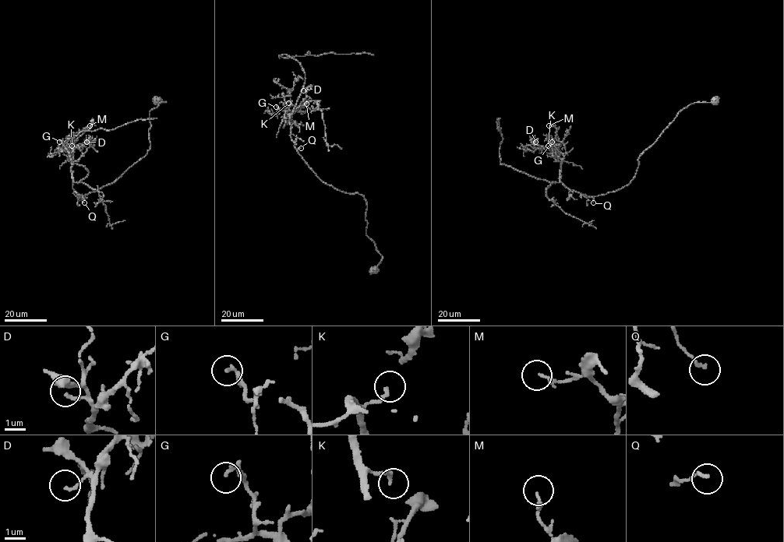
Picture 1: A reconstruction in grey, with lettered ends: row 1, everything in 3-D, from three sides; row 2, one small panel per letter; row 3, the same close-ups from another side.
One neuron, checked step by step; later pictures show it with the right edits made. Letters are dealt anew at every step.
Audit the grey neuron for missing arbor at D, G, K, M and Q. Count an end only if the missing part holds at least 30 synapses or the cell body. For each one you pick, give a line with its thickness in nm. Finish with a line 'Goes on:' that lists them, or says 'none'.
Goes on: none

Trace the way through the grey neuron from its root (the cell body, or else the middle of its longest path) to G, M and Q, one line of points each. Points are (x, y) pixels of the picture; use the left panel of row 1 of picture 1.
G: (157, 100), (165, 102), (150, 111), (147, 153), (98, 190), (80, 196), (74, 193), (68, 152), (59, 142)
M: (157, 100), (165, 102), (150, 111), (147, 153), (112, 183), (77, 196), (71, 172), (75, 142), (90, 125)
Q: (157, 100), (165, 102), (150, 111), (150, 149), (147, 153), (112, 183), (80, 196), (84, 202)

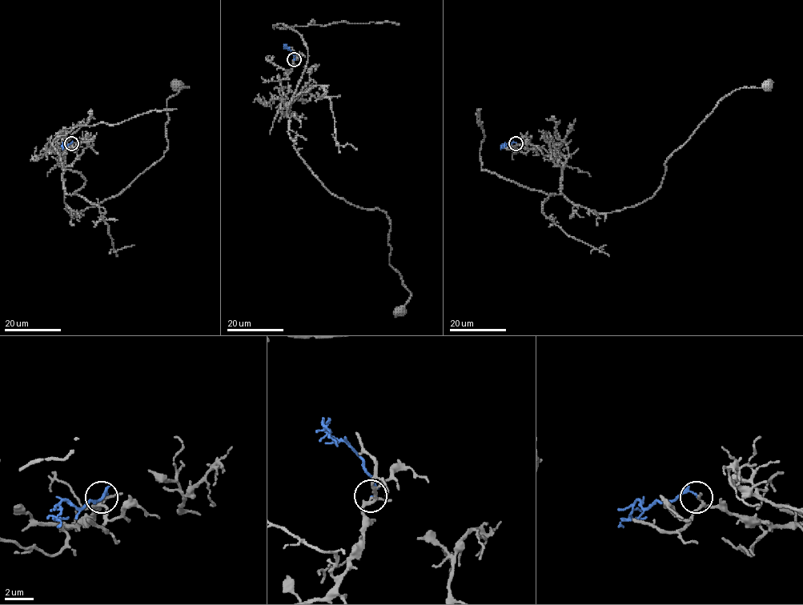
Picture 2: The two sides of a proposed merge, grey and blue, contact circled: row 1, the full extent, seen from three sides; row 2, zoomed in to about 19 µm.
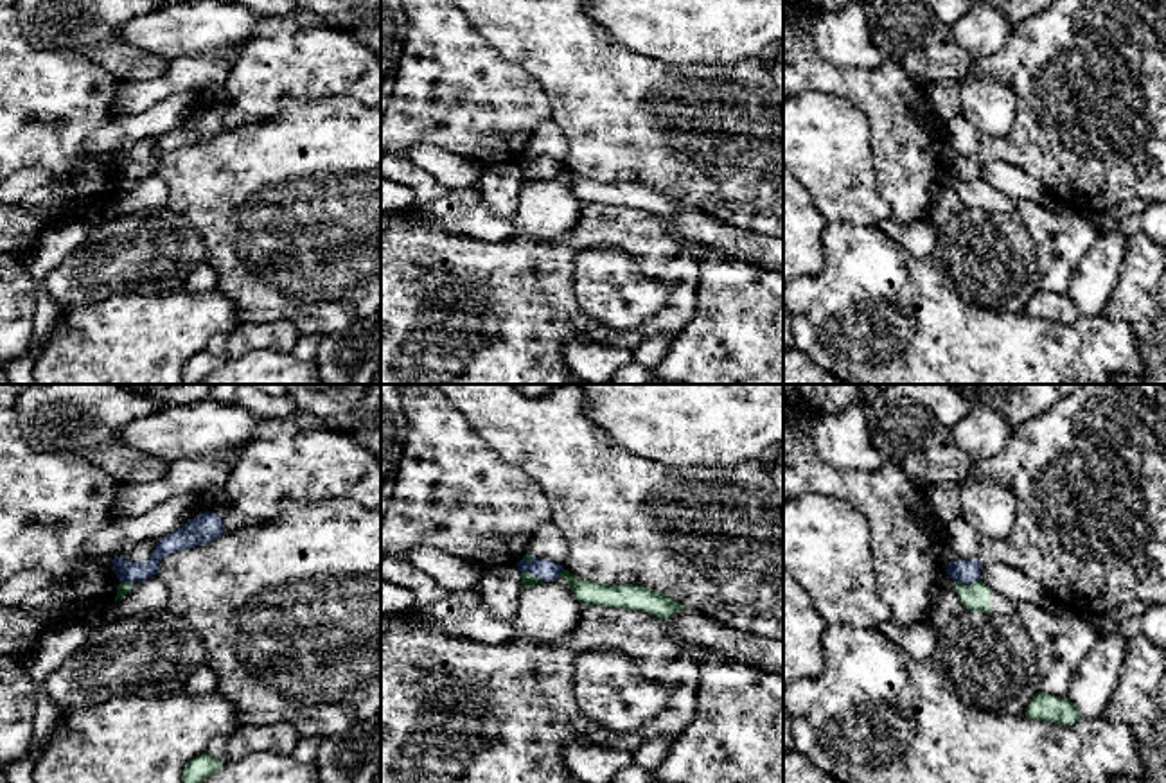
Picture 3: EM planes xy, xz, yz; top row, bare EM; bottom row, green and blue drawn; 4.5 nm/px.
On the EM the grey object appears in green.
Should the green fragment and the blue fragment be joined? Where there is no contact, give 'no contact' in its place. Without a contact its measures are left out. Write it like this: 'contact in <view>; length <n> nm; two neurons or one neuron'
contact in yz; length 110 nm; two neurons

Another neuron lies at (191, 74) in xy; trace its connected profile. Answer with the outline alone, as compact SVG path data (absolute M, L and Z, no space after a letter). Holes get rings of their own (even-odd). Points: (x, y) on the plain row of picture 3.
M183 57L169 63L167 70L149 81L120 84L113 101L117 117L135 117L178 92L203 92L212 84L223 86L232 72L228 61L216 57Z

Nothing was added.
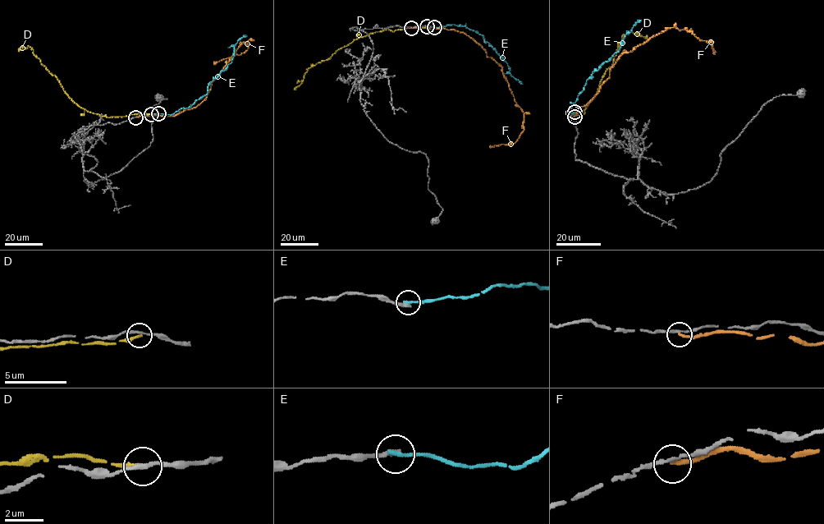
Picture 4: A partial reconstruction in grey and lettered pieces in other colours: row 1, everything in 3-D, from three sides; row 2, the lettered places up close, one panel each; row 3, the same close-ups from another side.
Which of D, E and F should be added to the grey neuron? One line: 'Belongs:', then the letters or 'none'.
Belongs: none

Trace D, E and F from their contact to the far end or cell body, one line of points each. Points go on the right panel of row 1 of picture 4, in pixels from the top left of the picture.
D: (573, 112), (579, 115), (576, 116), (593, 98), (604, 74), (612, 64), (622, 37), (633, 32), (647, 38)
E: (574, 112), (572, 113), (571, 108), (586, 80), (619, 50), (624, 36), (640, 21)
F: (574, 117), (597, 94), (622, 53), (669, 28), (687, 29), (700, 40), (712, 42), (714, 53)

